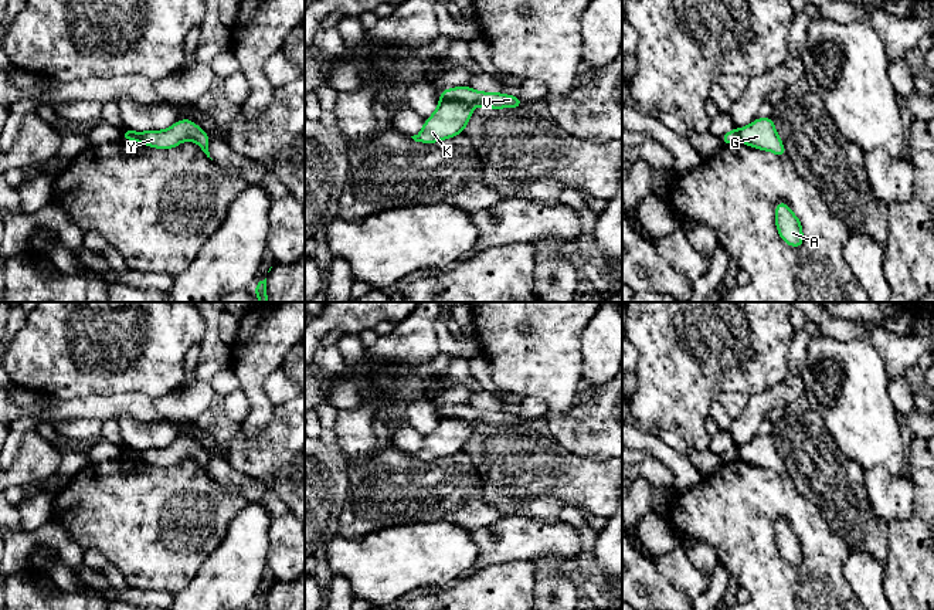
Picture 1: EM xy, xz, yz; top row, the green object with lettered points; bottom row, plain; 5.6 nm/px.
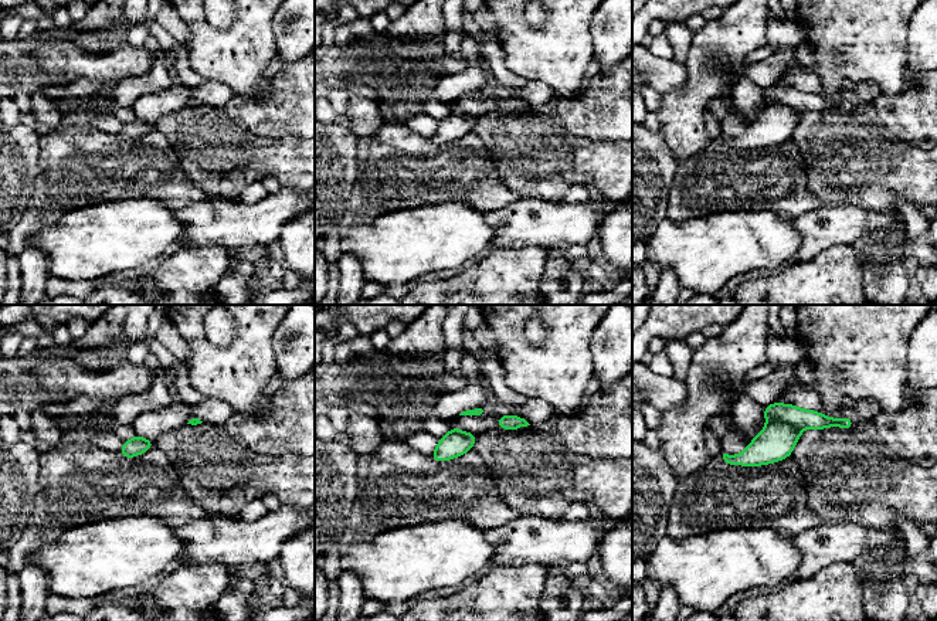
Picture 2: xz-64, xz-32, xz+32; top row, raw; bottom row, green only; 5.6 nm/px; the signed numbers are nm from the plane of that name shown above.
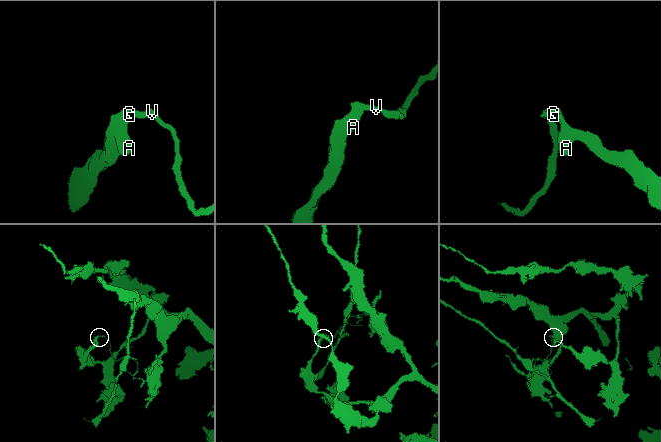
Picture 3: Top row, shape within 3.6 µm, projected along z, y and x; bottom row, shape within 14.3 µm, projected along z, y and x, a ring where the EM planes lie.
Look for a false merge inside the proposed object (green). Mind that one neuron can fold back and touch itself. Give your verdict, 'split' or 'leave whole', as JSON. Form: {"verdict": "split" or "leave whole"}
{"verdict": "split"}

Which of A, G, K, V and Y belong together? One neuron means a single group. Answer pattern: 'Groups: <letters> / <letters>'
Groups: A G K / V Y

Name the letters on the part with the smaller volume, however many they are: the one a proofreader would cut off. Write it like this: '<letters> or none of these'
V, Y

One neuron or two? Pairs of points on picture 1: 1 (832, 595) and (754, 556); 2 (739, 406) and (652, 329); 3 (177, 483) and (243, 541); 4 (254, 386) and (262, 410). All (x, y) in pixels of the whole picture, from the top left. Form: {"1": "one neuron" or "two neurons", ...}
{"1": "one neuron", "2": "two neurons", "3": "two neurons", "4": "one neuron"}

